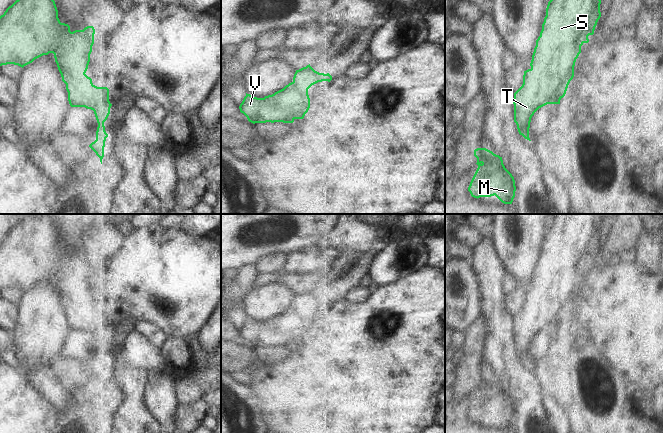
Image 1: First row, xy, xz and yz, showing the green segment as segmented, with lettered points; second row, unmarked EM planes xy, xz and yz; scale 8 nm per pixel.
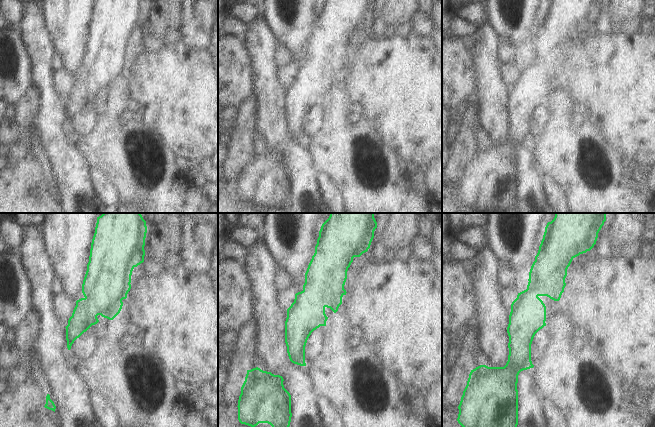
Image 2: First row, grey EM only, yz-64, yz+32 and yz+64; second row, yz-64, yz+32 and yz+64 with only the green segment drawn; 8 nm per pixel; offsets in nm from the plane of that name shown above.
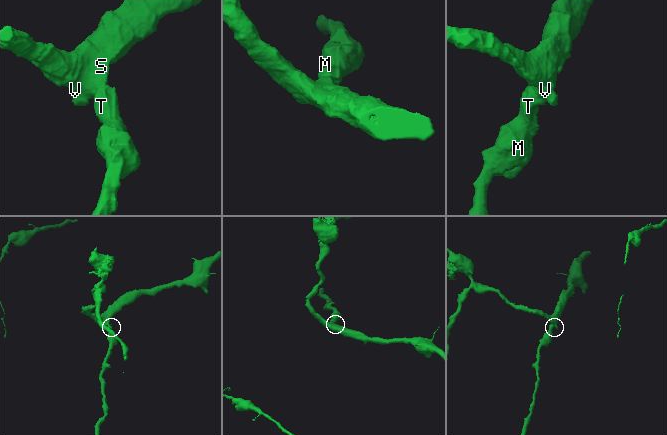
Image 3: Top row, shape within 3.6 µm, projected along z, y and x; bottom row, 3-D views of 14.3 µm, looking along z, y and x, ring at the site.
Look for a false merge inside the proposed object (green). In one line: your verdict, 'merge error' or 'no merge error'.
no merge error

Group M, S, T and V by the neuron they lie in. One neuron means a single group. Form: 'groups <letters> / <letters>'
groups M S T V

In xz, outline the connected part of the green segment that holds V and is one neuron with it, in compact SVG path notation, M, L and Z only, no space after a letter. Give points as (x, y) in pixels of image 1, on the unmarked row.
M309 288L296 294L293 305L272 319L257 322L246 317L239 333L253 348L293 347L295 343L303 343L310 332L308 313L318 306L331 304L329 297L319 297Z

